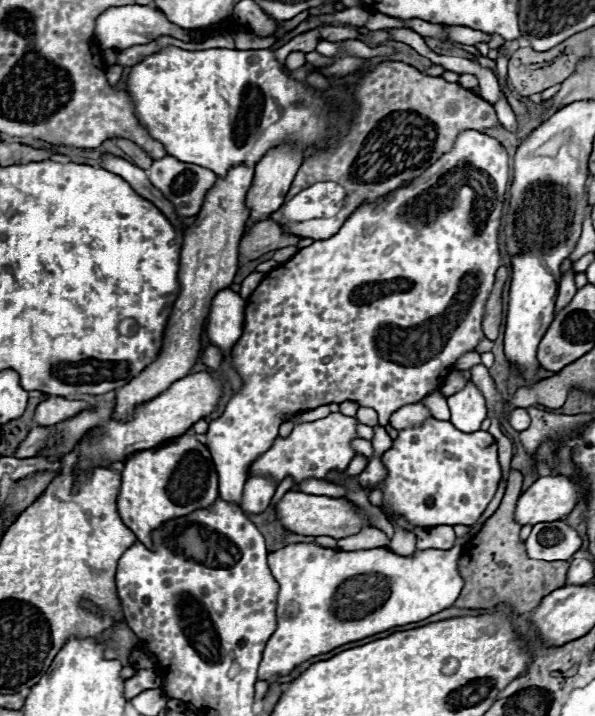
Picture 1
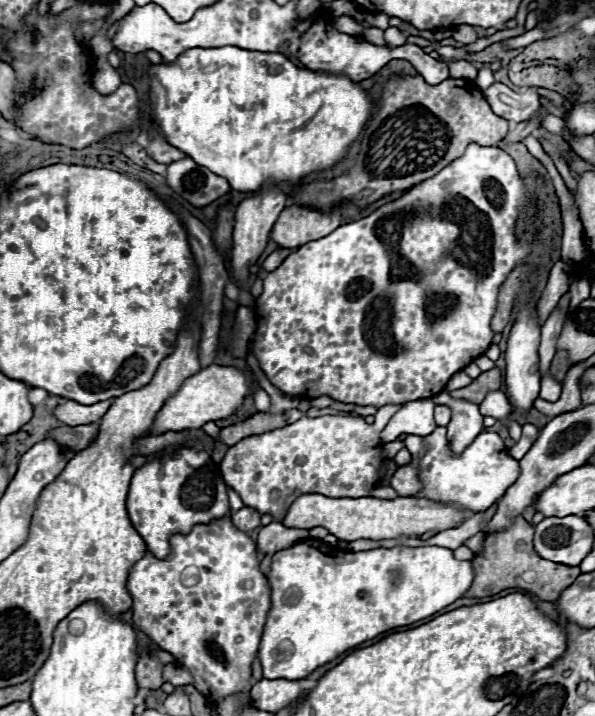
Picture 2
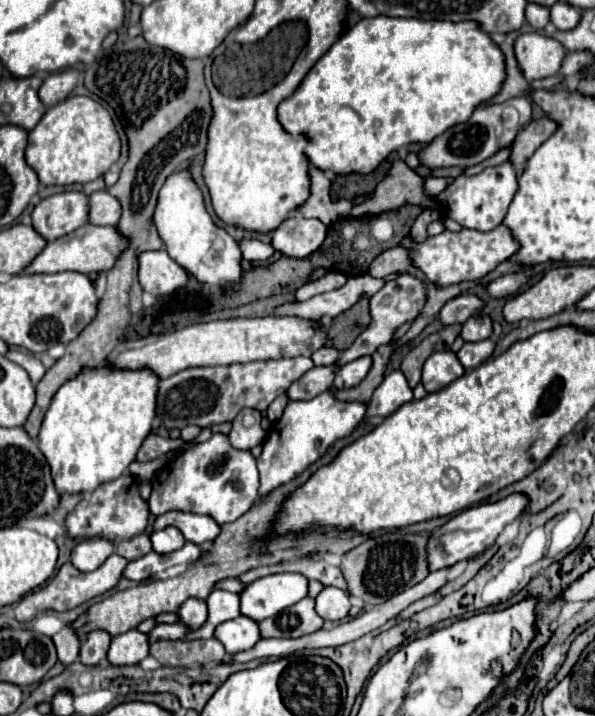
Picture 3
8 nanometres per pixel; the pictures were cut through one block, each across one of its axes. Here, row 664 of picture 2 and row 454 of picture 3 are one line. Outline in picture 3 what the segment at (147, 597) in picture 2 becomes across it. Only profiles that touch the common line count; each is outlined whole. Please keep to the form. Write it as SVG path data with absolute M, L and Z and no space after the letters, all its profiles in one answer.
M212 434L210 440L200 442L174 460L170 460L158 478L152 480L152 496L148 508L154 516L170 510L206 514L218 524L234 522L258 500L258 470L256 460L248 450L232 448L226 434Z

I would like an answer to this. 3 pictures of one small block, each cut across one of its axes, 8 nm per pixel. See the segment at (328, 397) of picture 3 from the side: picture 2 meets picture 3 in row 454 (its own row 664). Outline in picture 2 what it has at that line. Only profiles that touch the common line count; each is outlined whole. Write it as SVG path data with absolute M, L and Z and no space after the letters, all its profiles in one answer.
M304 540L300 544L294 544L292 548L286 548L284 552L276 552L272 558L272 568L270 568L270 584L272 584L272 608L268 612L268 620L266 620L266 628L262 634L262 642L260 642L260 650L258 650L258 658L264 670L264 678L268 680L276 680L276 678L286 678L286 680L302 680L306 678L310 672L314 672L318 666L334 660L338 654L342 654L344 650L362 644L364 640L370 640L390 628L398 628L398 626L406 626L412 622L418 622L422 618L432 616L434 612L446 608L448 604L456 602L458 598L462 598L466 594L466 590L472 584L472 564L468 560L456 560L450 548L442 548L442 546L420 546L420 548L376 548L376 550L368 550L368 552L344 552L344 550L336 550L332 546L328 546L322 540Z

